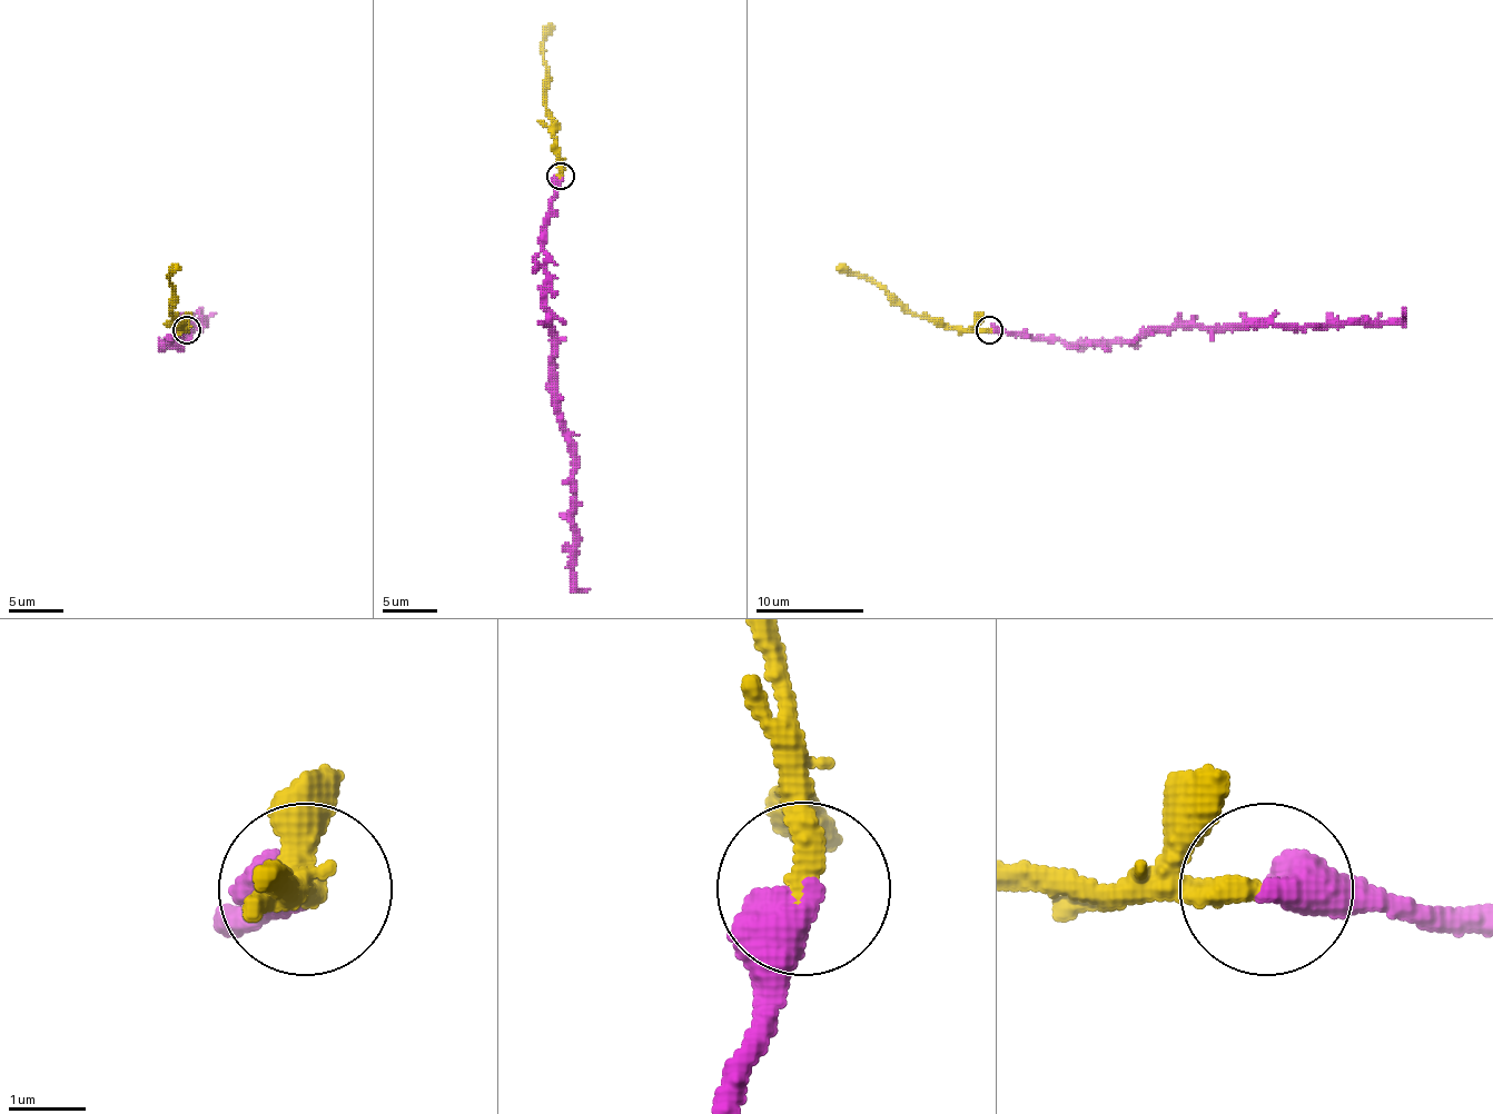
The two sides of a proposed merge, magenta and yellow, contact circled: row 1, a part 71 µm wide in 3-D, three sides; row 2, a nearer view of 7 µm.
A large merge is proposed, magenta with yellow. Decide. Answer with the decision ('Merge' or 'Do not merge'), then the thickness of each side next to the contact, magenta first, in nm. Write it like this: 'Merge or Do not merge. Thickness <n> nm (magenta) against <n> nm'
Merge. Thickness 550 nm (magenta) against 340 nm

